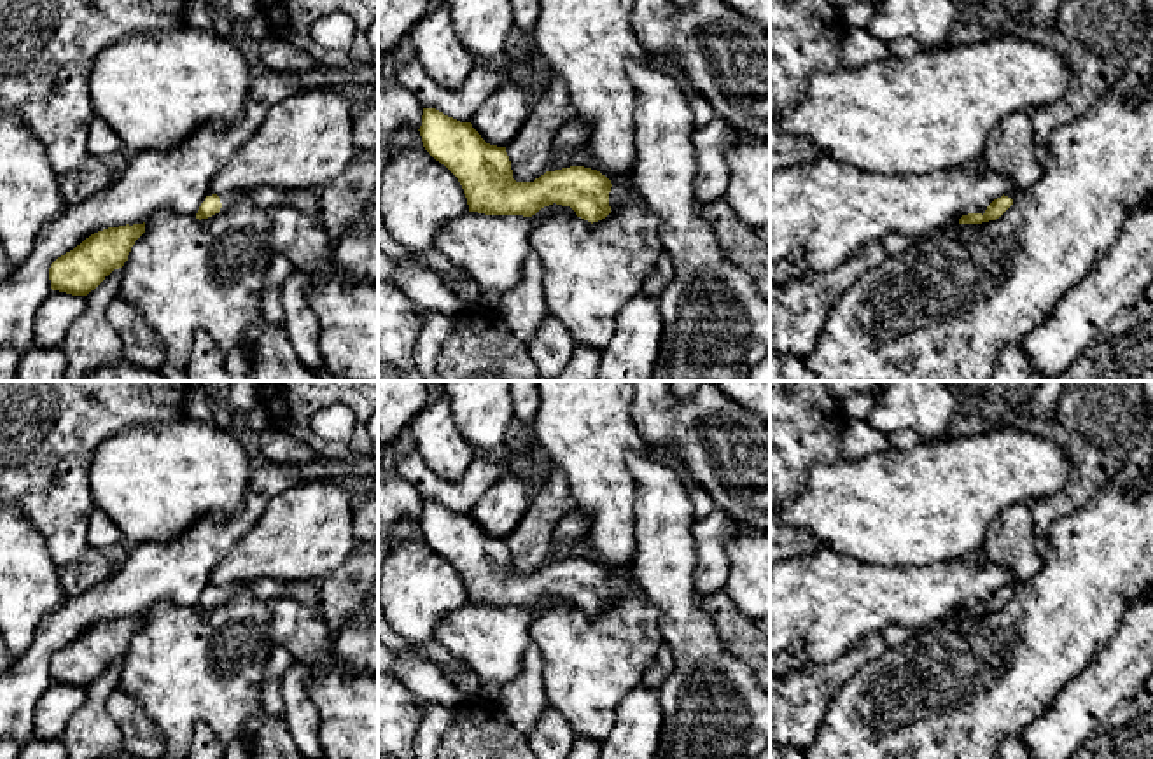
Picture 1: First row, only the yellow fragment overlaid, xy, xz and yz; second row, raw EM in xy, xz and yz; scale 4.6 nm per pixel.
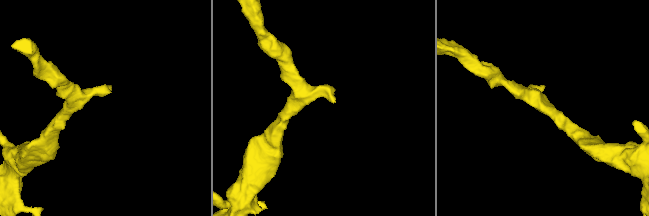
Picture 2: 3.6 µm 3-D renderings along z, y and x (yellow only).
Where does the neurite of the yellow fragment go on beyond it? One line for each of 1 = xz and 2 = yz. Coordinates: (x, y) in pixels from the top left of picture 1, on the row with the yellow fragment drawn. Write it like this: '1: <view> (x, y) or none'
1: xz (620, 194)
2: none

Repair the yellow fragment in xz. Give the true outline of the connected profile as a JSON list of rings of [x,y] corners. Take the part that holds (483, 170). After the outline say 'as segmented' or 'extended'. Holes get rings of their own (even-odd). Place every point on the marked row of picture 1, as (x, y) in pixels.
[[[423,108],[418,131],[425,150],[458,178],[469,212],[532,217],[556,203],[593,224],[605,219],[612,206],[635,201],[632,185],[612,185],[605,175],[584,166],[516,182],[506,147],[486,143],[471,122],[436,108]]]; extended

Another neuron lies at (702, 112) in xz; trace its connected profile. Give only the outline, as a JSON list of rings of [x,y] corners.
[[[651,56],[651,61],[660,70],[667,72],[681,84],[681,87],[686,94],[688,105],[693,110],[695,128],[703,128],[717,117],[717,114],[714,112],[710,103],[705,98],[698,96],[691,89],[688,79],[682,73],[679,73],[663,56]]]

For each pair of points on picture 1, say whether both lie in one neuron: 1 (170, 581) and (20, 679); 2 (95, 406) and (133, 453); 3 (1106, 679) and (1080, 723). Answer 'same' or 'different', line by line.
1: same
2: different
3: same

